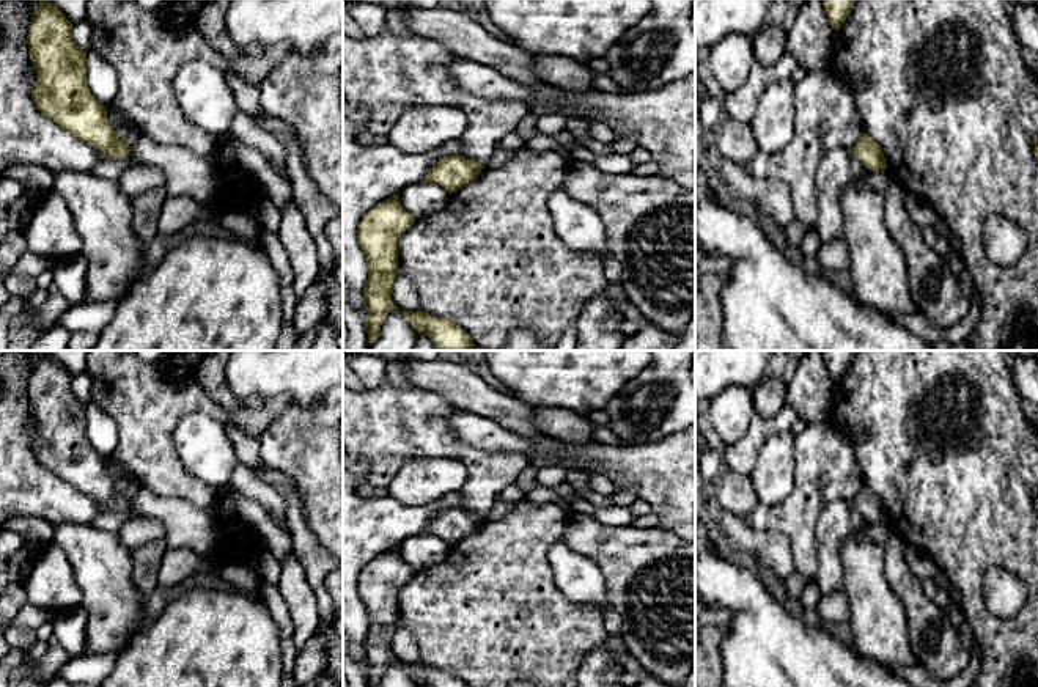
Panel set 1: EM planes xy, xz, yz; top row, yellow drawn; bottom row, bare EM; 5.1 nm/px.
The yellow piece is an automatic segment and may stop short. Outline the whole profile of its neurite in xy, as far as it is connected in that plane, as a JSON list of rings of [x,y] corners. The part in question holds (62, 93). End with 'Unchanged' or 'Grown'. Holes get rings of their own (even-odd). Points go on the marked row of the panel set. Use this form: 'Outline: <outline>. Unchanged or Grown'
Outline: [[[49,0],[35,8],[27,44],[38,71],[31,90],[36,108],[109,159],[127,157],[131,148],[116,137],[105,107],[86,85],[86,52],[74,42],[72,24]]]. Unchanged

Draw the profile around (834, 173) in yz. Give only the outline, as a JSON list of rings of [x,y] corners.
[[[835,148],[827,151],[819,162],[815,176],[818,192],[818,222],[815,230],[823,244],[841,234],[843,212],[840,208],[840,197],[845,187],[852,181],[852,157],[852,149]]]

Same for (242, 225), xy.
[[[203,204],[198,220],[226,228],[236,239],[247,241],[256,247],[261,223],[248,211],[234,211],[230,208],[215,208],[214,204]]]

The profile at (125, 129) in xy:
[[[112,115],[107,116],[107,119],[115,130],[118,140],[134,145],[142,137],[140,130],[124,116]]]

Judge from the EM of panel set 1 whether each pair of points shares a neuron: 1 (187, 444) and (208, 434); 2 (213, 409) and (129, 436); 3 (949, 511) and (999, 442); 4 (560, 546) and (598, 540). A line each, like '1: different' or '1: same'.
1: same
2: same
3: same
4: different

